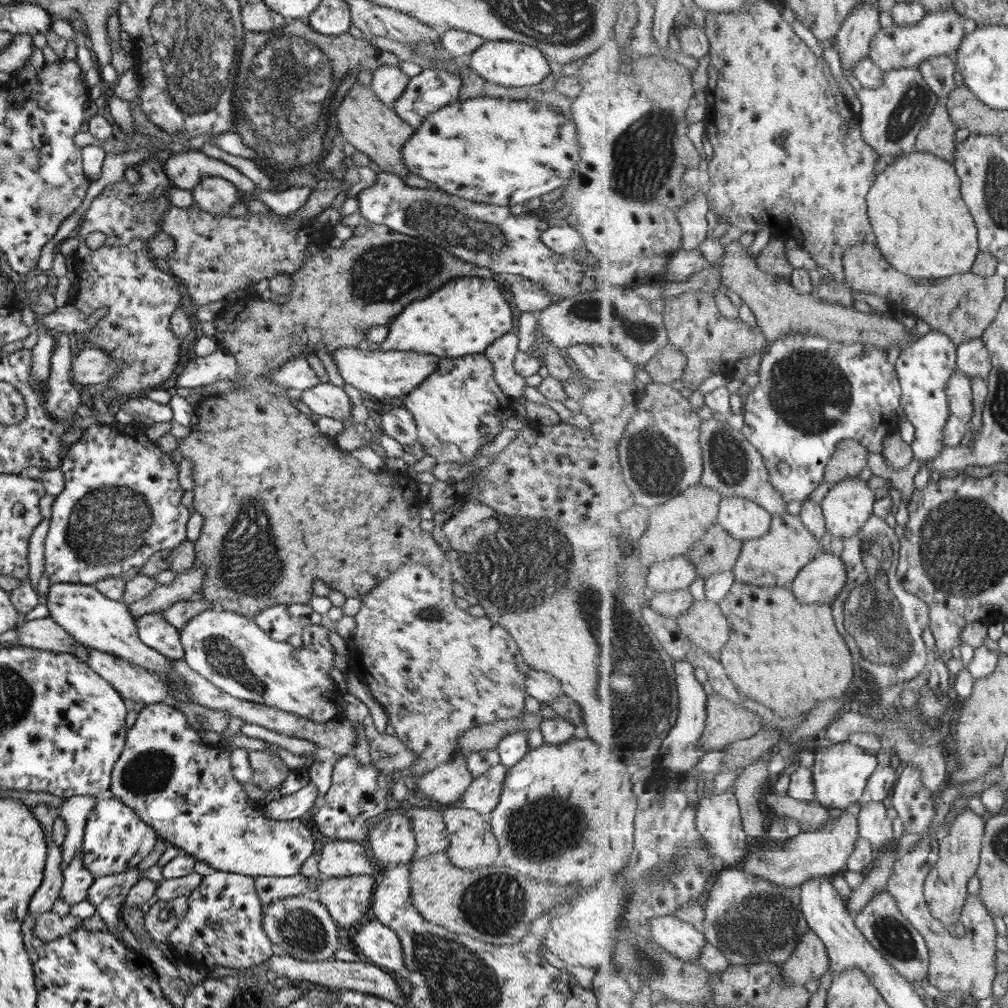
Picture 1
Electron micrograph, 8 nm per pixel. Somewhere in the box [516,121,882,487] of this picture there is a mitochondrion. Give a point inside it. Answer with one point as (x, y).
(810, 395)

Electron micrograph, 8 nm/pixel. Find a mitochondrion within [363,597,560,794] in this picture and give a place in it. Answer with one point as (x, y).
(433, 612)

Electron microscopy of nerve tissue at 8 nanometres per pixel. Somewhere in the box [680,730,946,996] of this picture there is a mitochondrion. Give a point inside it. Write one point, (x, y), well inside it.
(757, 925)

